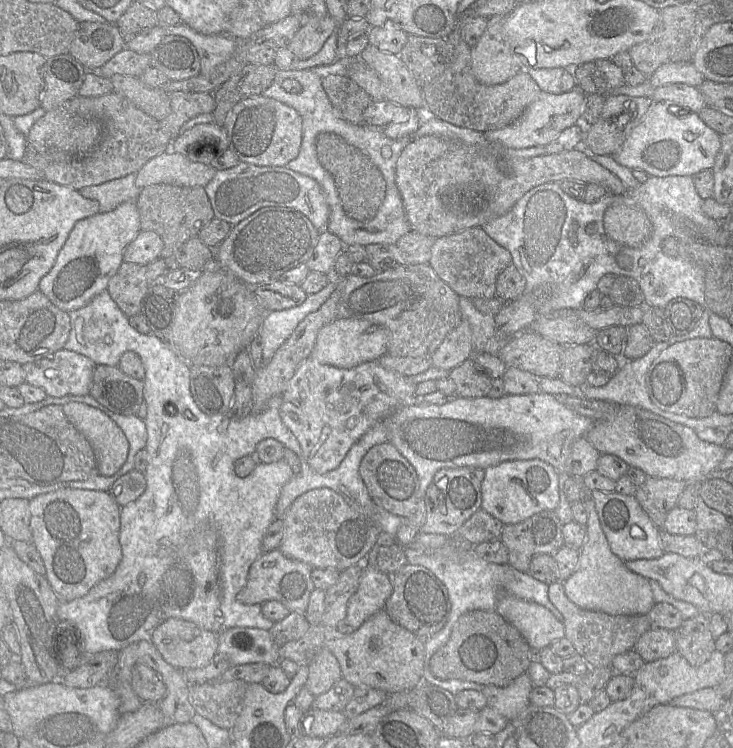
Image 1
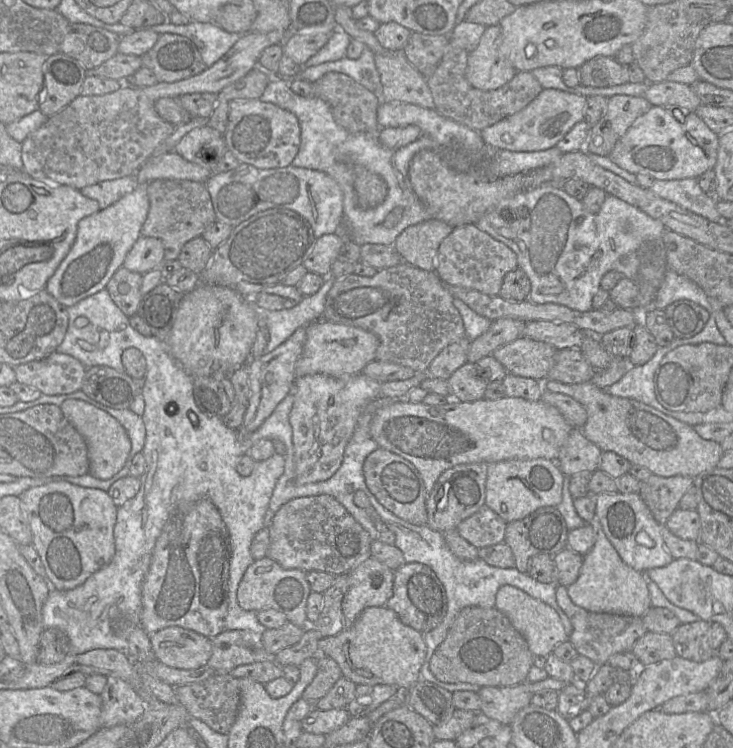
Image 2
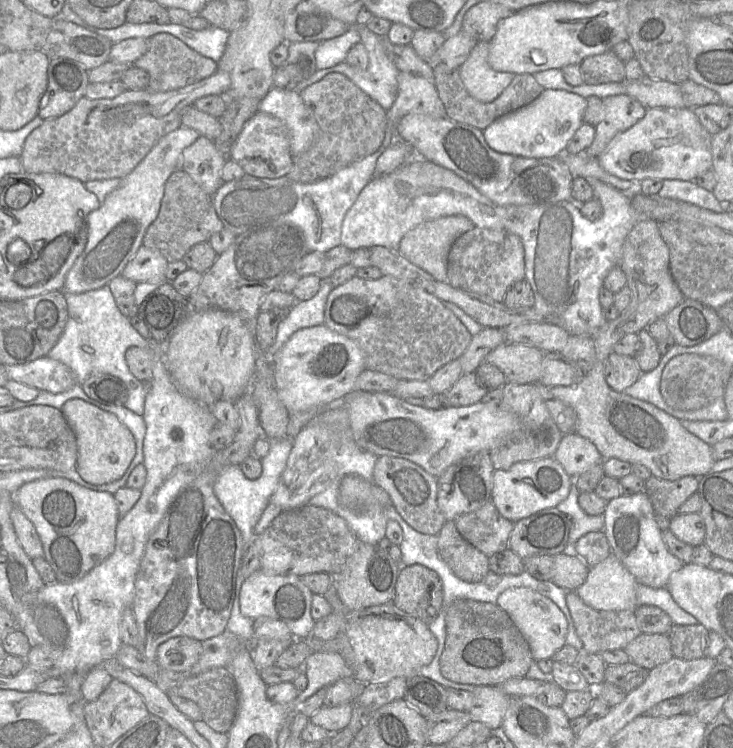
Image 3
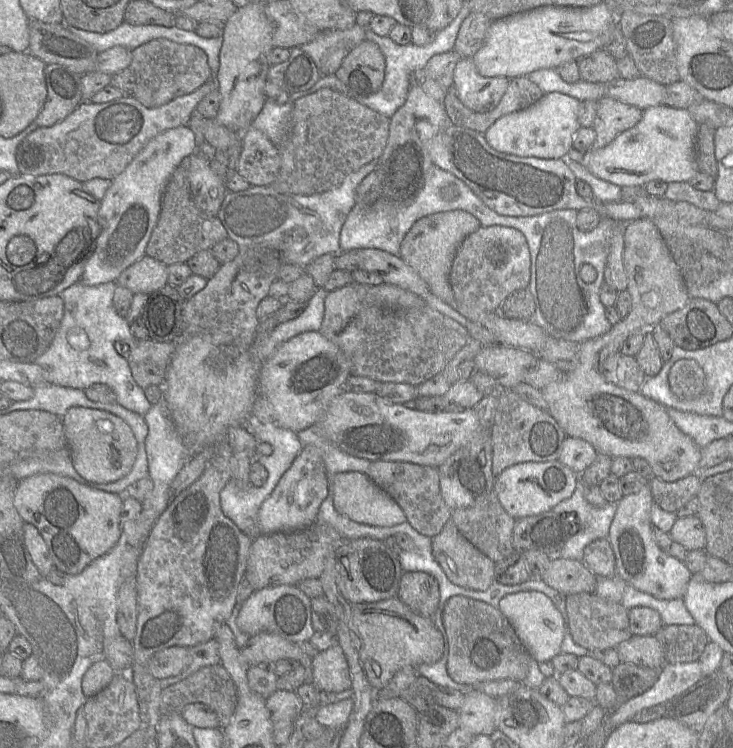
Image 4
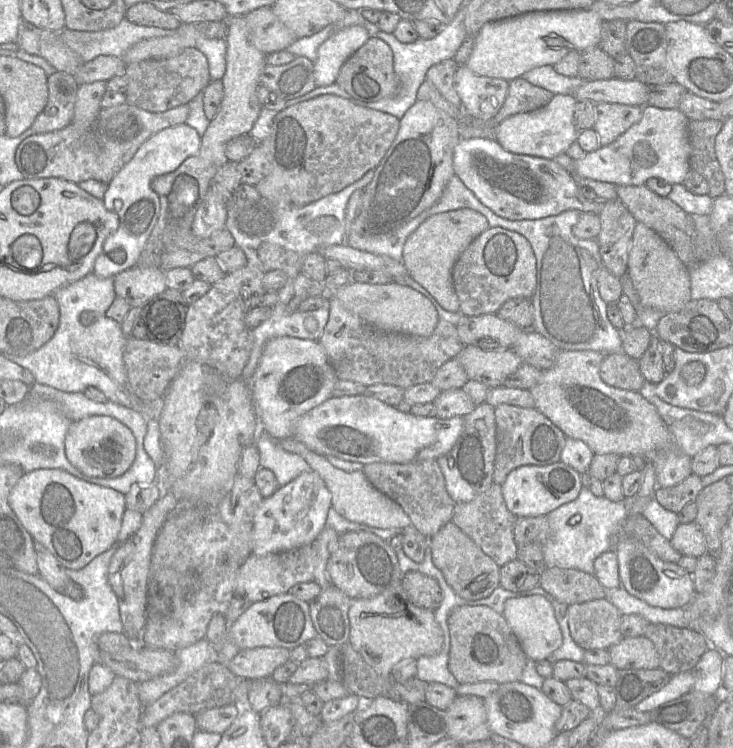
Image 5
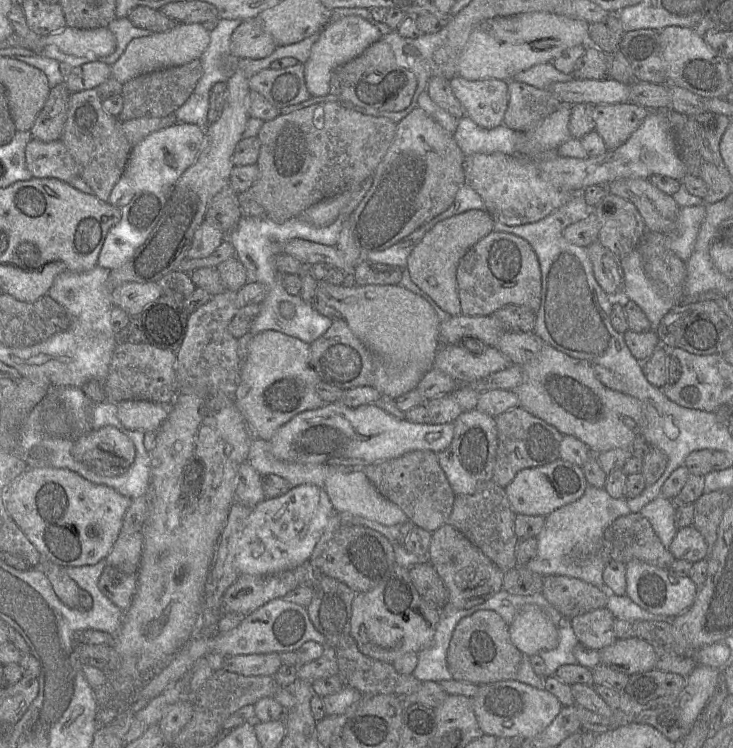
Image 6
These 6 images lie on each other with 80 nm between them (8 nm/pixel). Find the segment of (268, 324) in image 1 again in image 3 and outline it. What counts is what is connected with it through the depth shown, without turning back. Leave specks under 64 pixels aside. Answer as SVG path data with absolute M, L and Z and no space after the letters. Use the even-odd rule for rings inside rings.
M323 280L318 292L308 300L299 300L279 323L276 337L266 353L275 354L298 330L324 323L324 310L328 294L333 289L329 280Z

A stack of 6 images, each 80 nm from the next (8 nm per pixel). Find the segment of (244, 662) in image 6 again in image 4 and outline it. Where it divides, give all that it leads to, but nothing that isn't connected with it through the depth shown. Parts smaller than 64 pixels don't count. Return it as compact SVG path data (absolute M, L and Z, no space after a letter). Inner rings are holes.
M258 633L251 636L241 649L241 655L250 665L275 664L280 659L295 659L307 670L307 681L311 681L311 659L305 656L299 644L272 633Z

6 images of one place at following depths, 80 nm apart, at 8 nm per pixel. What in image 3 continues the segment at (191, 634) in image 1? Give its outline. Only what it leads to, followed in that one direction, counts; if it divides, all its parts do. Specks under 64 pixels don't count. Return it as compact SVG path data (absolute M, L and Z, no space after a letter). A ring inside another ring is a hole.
M186 636L171 638L159 645L155 660L163 670L188 671L200 657L202 642Z

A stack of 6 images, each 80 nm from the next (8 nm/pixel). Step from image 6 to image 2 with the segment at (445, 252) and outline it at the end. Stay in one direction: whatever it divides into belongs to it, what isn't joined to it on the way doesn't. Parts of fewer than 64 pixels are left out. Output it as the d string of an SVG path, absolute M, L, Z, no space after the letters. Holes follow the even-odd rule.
M428 219L406 228L394 247L403 260L423 263L435 270L440 246L453 228L439 219Z

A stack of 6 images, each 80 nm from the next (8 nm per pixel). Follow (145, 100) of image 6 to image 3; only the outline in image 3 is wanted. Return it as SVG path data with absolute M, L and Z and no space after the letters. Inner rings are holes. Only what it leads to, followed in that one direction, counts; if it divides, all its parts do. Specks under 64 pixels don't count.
M158 33L147 39L147 44L146 52L133 65L148 73L147 89L150 91L166 92L180 89L208 78L218 69L215 61L191 49L171 34Z

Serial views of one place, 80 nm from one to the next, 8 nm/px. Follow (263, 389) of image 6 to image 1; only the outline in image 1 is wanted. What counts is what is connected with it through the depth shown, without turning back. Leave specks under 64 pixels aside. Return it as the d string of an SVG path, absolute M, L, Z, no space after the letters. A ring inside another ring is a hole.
M336 318L319 330L310 357L321 364L348 369L377 361L387 353L387 345L388 332L384 327L367 320Z

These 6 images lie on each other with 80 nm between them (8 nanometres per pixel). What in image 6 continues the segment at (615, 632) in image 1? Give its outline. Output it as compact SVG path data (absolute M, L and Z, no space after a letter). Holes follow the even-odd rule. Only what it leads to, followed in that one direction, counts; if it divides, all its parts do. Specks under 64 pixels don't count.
M599 608L571 619L578 641L595 650L601 650L617 638L614 632L615 616L607 608Z

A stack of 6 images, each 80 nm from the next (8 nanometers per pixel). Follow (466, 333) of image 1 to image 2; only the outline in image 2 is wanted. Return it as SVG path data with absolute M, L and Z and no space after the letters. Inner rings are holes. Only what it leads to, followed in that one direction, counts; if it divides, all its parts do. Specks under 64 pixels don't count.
M464 338L444 348L430 364L429 377L448 381L456 370L466 364L470 342Z

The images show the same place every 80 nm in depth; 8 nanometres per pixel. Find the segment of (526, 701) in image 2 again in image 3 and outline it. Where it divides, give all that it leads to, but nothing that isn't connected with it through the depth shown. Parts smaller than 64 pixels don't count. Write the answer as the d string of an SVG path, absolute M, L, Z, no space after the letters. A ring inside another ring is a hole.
M477 686L472 693L475 704L469 711L471 721L482 722L492 731L499 728L511 697L496 686Z

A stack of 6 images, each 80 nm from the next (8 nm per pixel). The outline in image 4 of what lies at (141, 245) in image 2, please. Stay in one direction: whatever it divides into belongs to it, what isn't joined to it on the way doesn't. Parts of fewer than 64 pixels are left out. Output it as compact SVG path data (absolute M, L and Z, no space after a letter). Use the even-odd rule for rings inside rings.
M144 255L125 269L115 283L129 289L133 294L149 295L167 284L167 267L162 262Z

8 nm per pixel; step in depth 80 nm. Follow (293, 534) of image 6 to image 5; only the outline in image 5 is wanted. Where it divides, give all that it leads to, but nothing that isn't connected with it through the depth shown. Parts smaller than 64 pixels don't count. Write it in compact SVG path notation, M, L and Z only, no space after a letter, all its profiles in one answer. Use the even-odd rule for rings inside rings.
M310 469L278 489L270 497L262 499L254 516L252 531L252 554L262 556L293 550L311 544L325 527L327 514L331 507L331 493L325 482Z

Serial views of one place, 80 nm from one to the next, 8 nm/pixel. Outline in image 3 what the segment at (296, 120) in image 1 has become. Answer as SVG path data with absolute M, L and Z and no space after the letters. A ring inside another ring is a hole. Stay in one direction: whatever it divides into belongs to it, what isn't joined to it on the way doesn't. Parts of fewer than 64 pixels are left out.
M257 111L246 121L232 144L230 157L247 174L268 179L286 176L292 169L295 158L291 153L289 132L286 125L277 117L261 111Z

